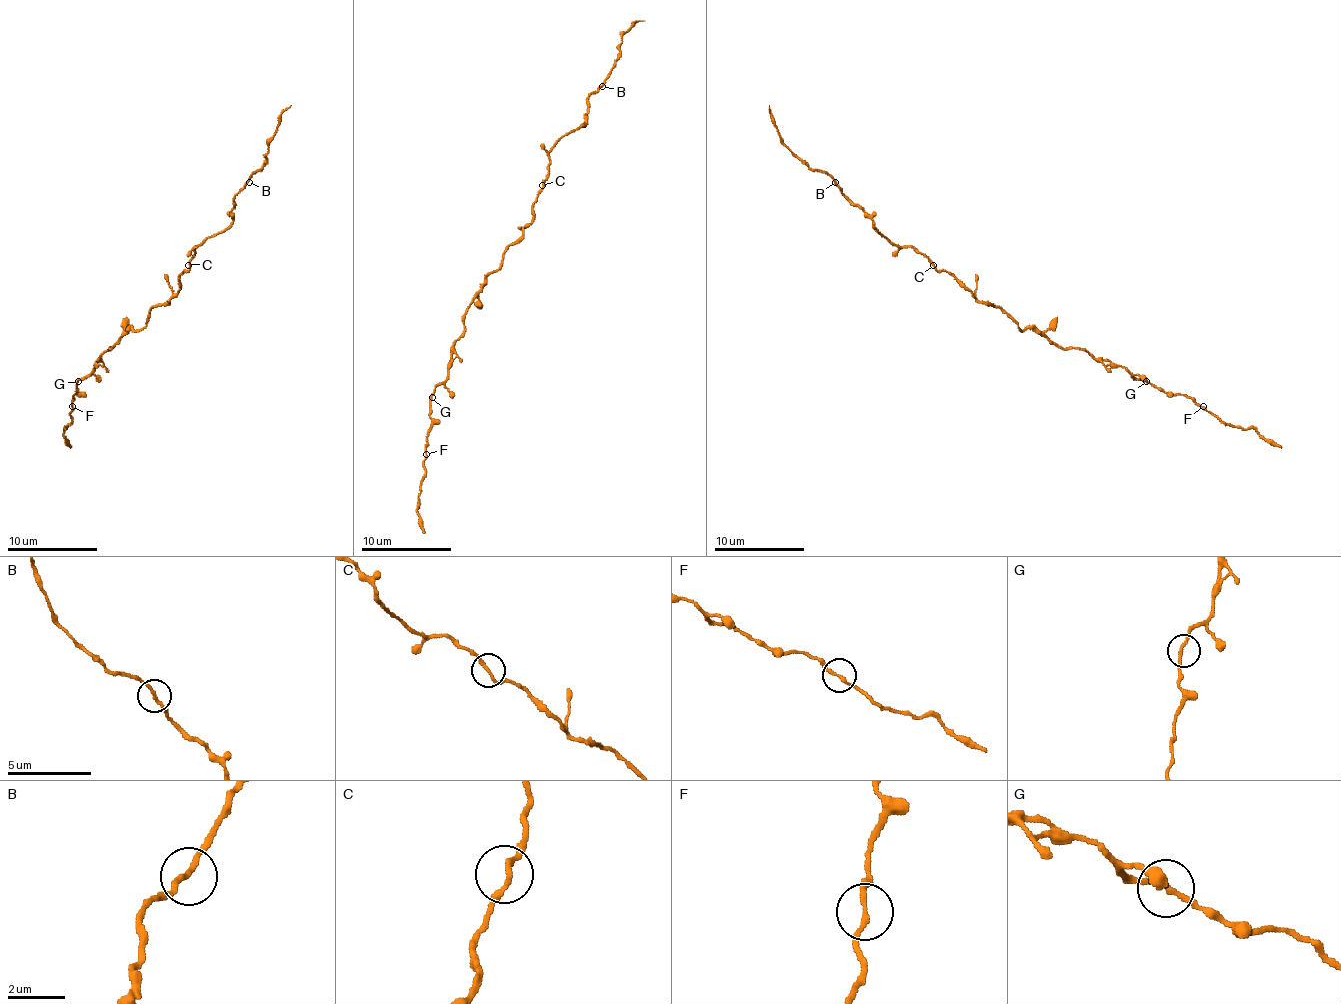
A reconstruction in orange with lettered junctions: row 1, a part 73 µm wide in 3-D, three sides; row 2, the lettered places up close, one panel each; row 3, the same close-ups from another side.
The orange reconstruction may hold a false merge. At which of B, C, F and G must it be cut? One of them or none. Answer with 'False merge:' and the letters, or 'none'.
False merge: none

